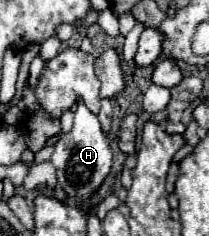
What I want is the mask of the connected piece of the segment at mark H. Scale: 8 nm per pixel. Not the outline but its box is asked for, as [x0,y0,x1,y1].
[52,104,112,200]

